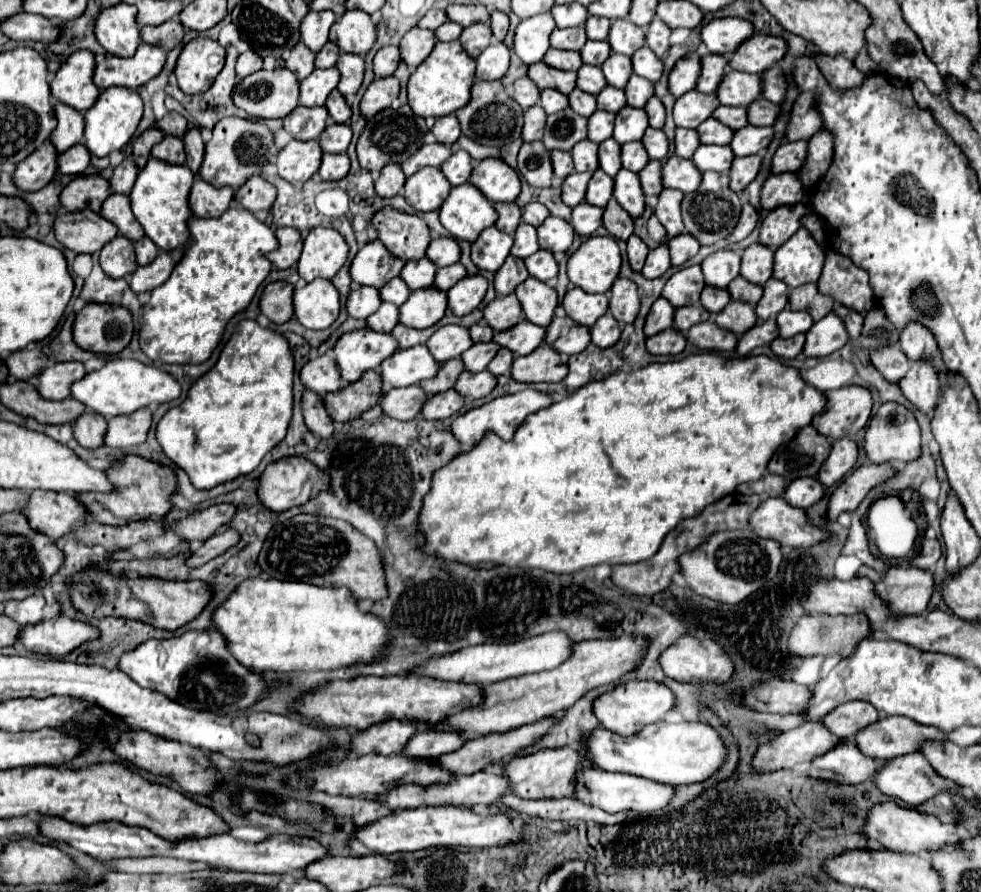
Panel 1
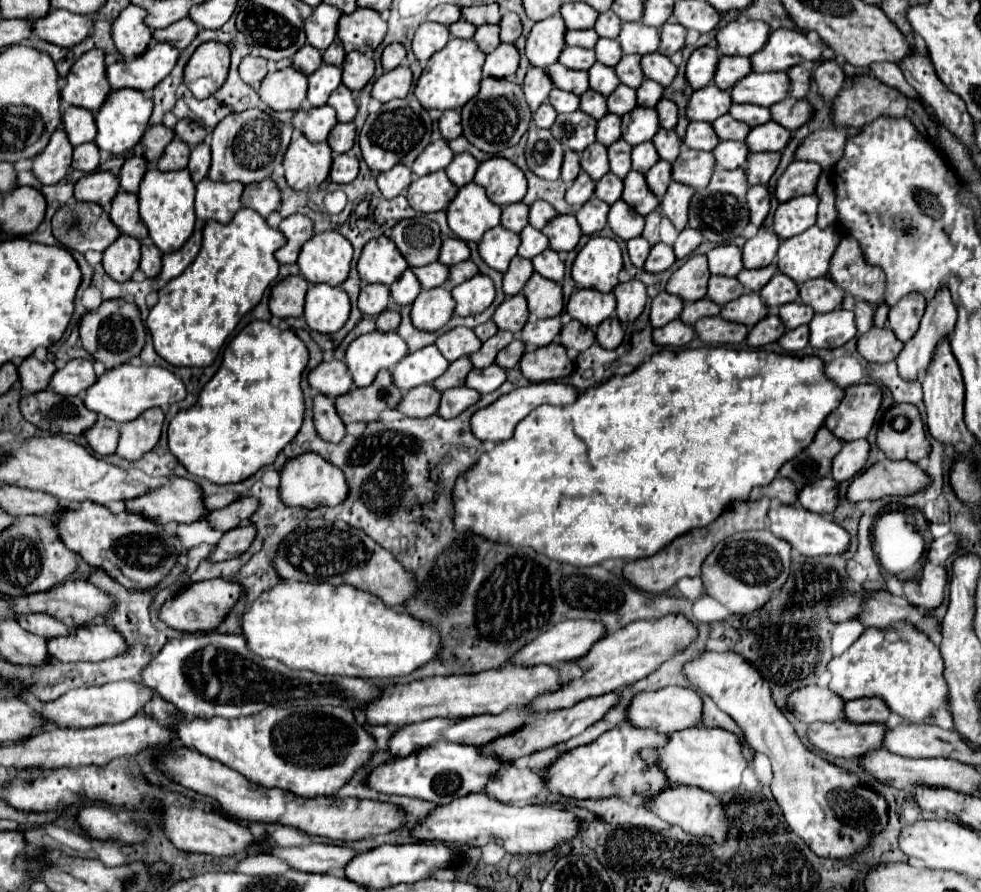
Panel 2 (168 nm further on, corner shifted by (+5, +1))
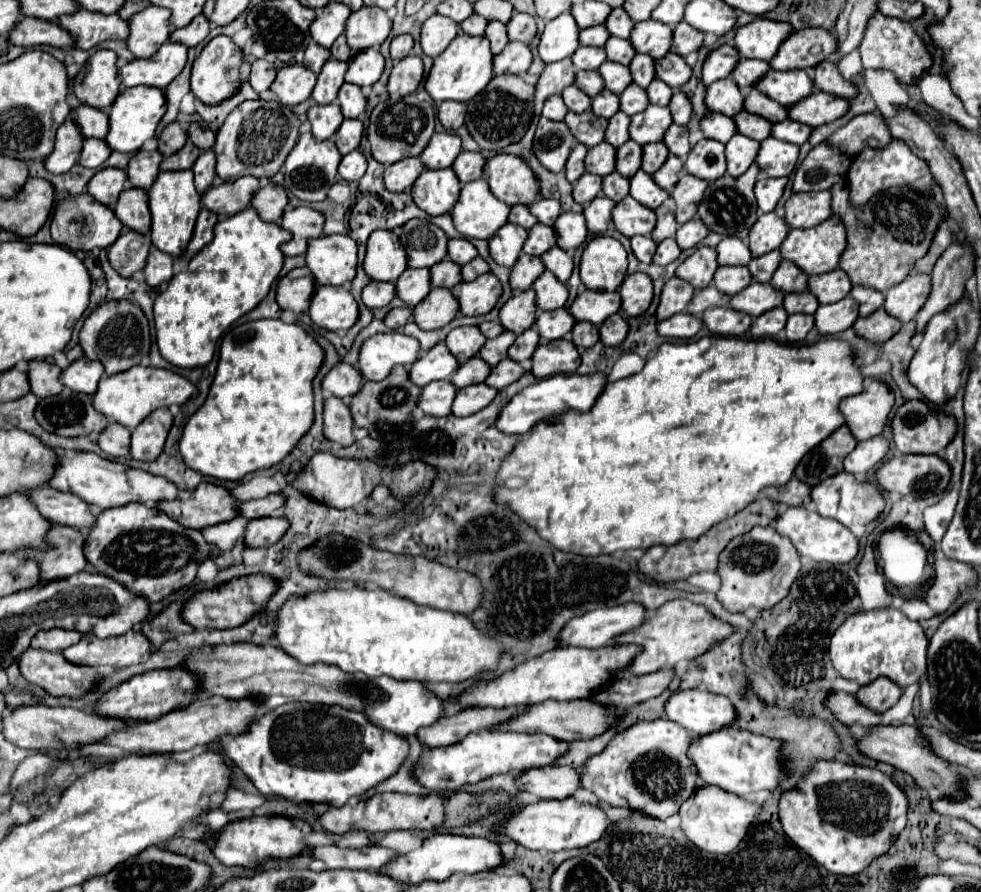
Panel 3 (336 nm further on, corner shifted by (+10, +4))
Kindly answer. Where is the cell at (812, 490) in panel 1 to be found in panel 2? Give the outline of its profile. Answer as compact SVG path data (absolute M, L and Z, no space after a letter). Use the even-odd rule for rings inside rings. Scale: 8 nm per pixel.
M823 477L811 485L805 485L797 493L799 503L819 515L829 515L837 505L837 483L831 477Z

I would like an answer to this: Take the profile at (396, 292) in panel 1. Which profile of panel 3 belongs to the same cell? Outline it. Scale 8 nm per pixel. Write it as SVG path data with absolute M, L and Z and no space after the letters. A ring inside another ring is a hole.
M406 268L396 282L398 296L410 308L420 304L426 298L426 294L430 292L430 288L432 288L432 284L430 284L430 270L428 268L418 268L418 270Z

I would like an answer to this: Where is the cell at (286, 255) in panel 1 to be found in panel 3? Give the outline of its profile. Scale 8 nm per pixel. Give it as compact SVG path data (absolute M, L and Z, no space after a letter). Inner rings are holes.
M300 206L300 208L284 212L282 226L284 226L284 230L294 234L294 238L282 246L282 252L286 256L298 256L298 254L306 252L308 240L322 236L324 216L322 216L322 212L318 212L314 208Z

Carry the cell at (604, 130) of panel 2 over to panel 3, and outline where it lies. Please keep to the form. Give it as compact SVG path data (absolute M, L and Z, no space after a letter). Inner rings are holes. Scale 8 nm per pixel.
M620 112L620 114L614 114L612 120L608 120L608 128L606 128L606 136L604 140L612 146L622 146L624 142L630 140L630 134L628 134L628 126L630 126L630 116Z

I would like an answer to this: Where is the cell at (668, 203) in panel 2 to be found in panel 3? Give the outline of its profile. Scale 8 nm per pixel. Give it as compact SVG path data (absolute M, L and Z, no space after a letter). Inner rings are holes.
M684 174L680 182L676 184L676 190L672 192L672 198L676 200L676 220L678 224L684 224L694 218L700 198L704 198L704 192L708 188L708 182L702 178L694 178L690 174Z

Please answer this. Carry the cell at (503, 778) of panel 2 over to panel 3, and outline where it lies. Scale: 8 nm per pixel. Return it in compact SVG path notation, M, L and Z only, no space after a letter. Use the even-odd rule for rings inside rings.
M548 766L524 772L518 778L518 786L520 790L528 790L542 800L564 800L580 788L580 774L570 766Z

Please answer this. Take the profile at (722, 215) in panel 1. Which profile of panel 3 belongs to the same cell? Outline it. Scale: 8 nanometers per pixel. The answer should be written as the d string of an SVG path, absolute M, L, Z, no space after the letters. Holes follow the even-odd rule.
M752 164L740 178L732 178L732 176L724 176L718 178L716 182L710 182L704 200L698 206L698 218L712 230L724 236L738 236L750 230L750 226L758 220L758 206L756 206L756 198L754 198L754 184L756 184L756 176L758 176L760 168L758 164Z

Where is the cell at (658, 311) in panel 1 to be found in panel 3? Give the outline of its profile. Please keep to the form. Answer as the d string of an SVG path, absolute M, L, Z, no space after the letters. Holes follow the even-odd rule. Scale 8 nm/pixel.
M676 276L670 278L664 284L660 304L658 304L658 310L656 310L658 320L666 320L666 318L682 312L688 306L688 302L692 300L692 296L694 296L694 288L692 288L690 282L676 278Z

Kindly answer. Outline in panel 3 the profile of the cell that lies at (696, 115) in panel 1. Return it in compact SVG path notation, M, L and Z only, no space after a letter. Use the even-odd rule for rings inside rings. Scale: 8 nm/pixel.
M724 78L708 86L706 104L712 112L722 112L726 116L734 116L744 110L744 96L732 78Z

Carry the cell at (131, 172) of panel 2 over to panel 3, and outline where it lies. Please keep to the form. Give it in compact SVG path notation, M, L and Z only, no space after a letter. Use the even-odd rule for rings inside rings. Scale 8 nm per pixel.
M140 150L128 164L126 172L128 172L128 180L132 182L132 186L136 188L144 188L148 190L152 186L152 182L156 180L158 172L160 172L160 162L162 162L162 154L156 152L146 152Z

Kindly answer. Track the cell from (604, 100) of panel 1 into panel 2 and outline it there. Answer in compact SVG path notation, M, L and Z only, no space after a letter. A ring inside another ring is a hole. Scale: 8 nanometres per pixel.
M619 85L609 97L607 97L607 109L609 113L615 115L625 115L629 113L629 109L637 107L637 97L635 97L635 89L627 87L627 85Z

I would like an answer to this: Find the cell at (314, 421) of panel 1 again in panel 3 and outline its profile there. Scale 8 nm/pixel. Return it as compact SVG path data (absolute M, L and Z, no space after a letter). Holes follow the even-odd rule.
M332 396L324 402L324 436L330 442L338 442L340 446L354 444L354 420L350 408L344 400Z

